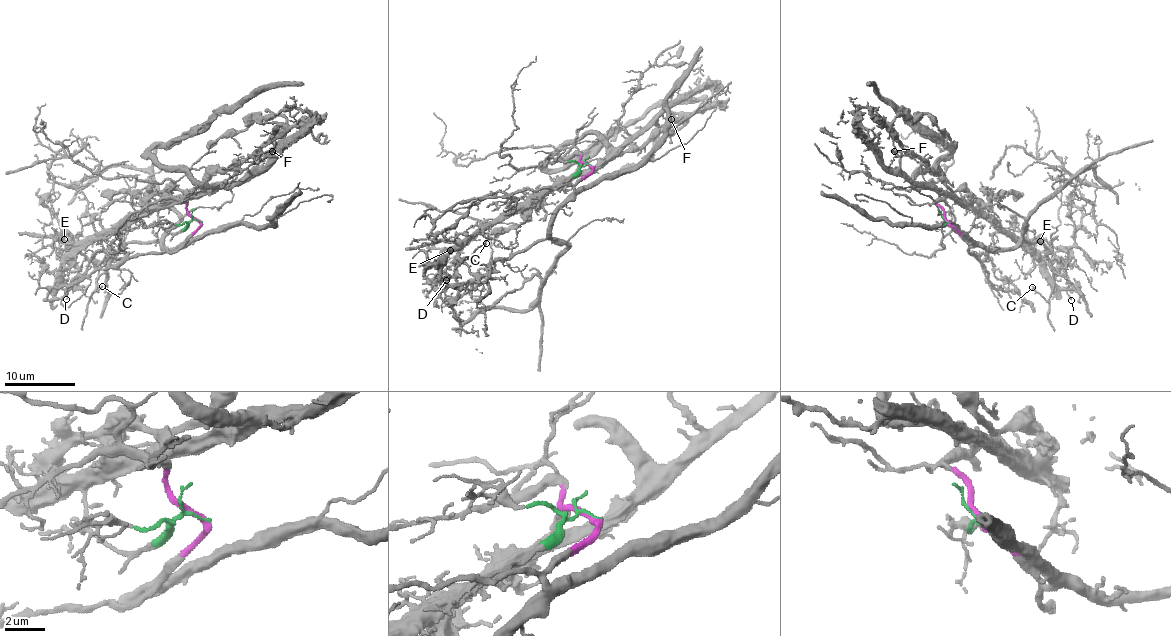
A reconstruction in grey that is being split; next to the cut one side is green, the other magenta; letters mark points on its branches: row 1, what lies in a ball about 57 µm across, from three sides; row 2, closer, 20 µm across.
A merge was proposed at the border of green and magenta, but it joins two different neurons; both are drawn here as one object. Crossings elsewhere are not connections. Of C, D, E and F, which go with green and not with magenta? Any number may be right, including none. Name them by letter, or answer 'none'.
D, E, F

